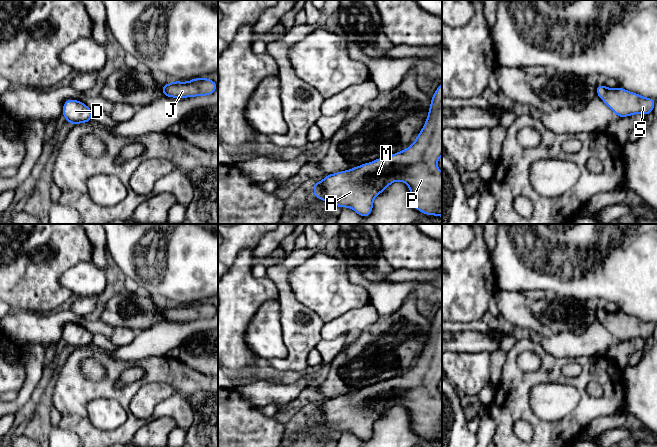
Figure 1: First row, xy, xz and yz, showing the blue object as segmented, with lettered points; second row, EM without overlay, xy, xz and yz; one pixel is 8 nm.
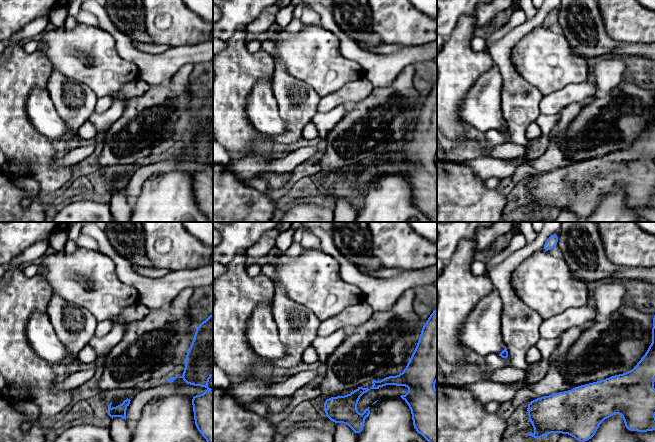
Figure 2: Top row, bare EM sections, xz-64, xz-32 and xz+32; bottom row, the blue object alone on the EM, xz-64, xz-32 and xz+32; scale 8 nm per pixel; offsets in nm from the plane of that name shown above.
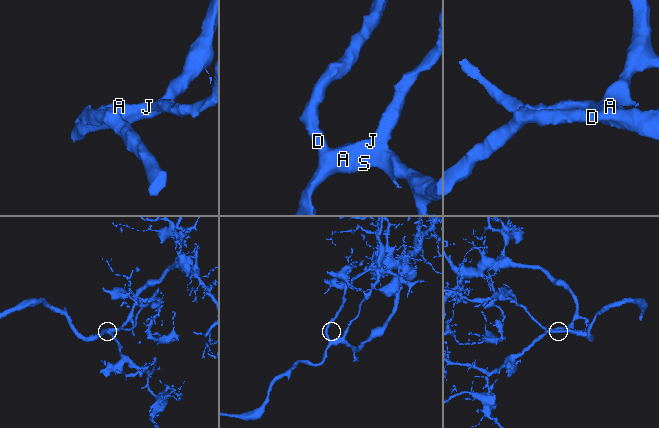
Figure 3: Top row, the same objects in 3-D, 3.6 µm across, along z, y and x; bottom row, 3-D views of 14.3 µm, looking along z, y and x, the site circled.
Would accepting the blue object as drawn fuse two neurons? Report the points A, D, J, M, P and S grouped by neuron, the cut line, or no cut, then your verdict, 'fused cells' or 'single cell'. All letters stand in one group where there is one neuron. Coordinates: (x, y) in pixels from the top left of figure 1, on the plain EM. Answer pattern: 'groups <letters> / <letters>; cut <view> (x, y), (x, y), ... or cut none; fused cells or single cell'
groups A D J M P S; cut none; single cell

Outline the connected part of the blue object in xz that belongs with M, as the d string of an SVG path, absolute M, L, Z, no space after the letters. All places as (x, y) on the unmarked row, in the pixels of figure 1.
M442 307L431 321L428 341L414 367L403 375L377 382L349 394L325 399L321 406L313 406L313 422L319 422L330 429L352 432L362 442L373 434L374 422L388 410L401 405L408 409L411 417L411 430L426 440L442 441L442 396L436 390L442 379Z

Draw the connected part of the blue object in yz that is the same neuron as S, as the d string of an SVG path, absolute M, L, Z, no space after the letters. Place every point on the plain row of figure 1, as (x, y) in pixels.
M596 309L597 317L602 325L619 342L628 341L634 338L650 338L654 334L655 322L646 322L637 317L627 315L618 310L615 313L605 309Z

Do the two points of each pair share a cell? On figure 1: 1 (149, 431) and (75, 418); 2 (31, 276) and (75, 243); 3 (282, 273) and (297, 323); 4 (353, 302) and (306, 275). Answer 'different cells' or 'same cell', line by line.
1: different cells
2: same cell
3: same cell
4: same cell

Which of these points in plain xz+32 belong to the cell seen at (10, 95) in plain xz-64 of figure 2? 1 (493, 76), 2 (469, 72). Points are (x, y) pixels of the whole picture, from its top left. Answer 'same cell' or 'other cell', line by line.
1: other cell
2: same cell

